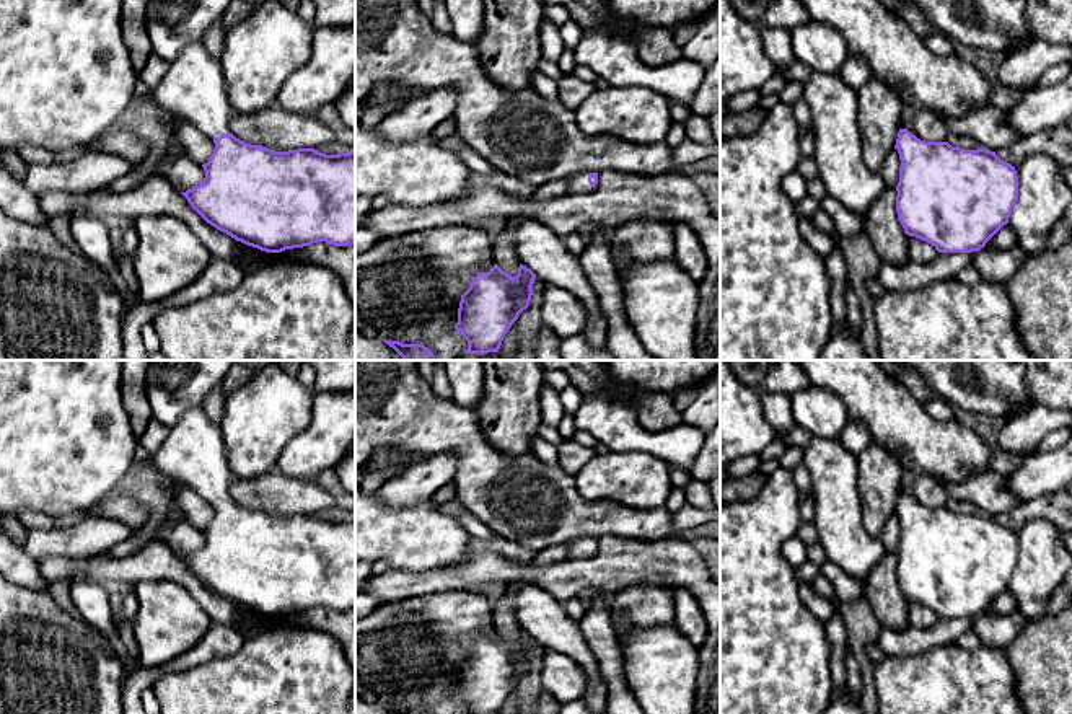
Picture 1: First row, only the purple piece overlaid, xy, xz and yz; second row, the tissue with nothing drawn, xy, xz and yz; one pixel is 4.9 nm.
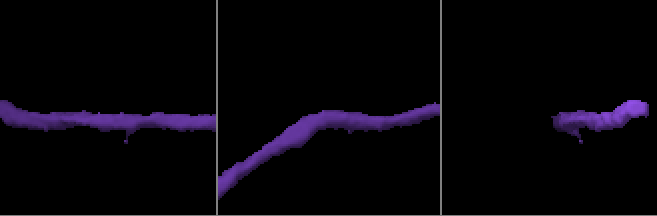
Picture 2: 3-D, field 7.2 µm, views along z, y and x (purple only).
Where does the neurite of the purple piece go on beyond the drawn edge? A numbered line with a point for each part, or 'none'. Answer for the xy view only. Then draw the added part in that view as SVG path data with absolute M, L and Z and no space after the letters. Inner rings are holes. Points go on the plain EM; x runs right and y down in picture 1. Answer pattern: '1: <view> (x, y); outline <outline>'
1: xy (193, 453); outline M202 406L192 408L182 414L181 419L169 427L169 434L161 447L152 455L138 453L130 469L145 466L153 466L173 481L192 487L210 504L228 497L233 479L220 424L212 422Z

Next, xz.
1: xz (579, 548); outline M577 538L570 541L569 546L569 559L580 559L580 558L588 558L591 554L590 548L588 548L588 541L590 538Z

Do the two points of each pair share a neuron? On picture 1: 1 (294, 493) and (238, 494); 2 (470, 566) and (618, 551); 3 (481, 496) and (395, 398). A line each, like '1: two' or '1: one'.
1: one
2: one
3: one

